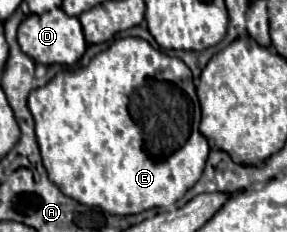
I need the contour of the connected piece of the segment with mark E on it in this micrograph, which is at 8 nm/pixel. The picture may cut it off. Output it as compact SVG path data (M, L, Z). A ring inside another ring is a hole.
M138 37L116 39L106 51L98 53L90 61L88 67L76 69L76 71L62 71L62 73L58 73L48 85L44 85L40 89L34 89L30 93L28 109L30 109L32 117L34 117L36 141L38 141L42 163L44 163L44 167L48 171L50 181L54 185L58 185L64 195L76 199L78 203L88 205L88 207L100 207L102 211L108 211L112 215L136 215L136 213L142 213L142 211L152 209L152 207L168 207L168 205L176 203L200 179L200 175L204 171L204 163L206 163L208 153L210 153L208 141L198 131L198 125L200 125L200 103L198 103L198 97L196 97L196 89L194 89L194 81L192 81L190 69L180 59L170 57L170 55L154 49L150 43L146 43L144 39L138 39Z

